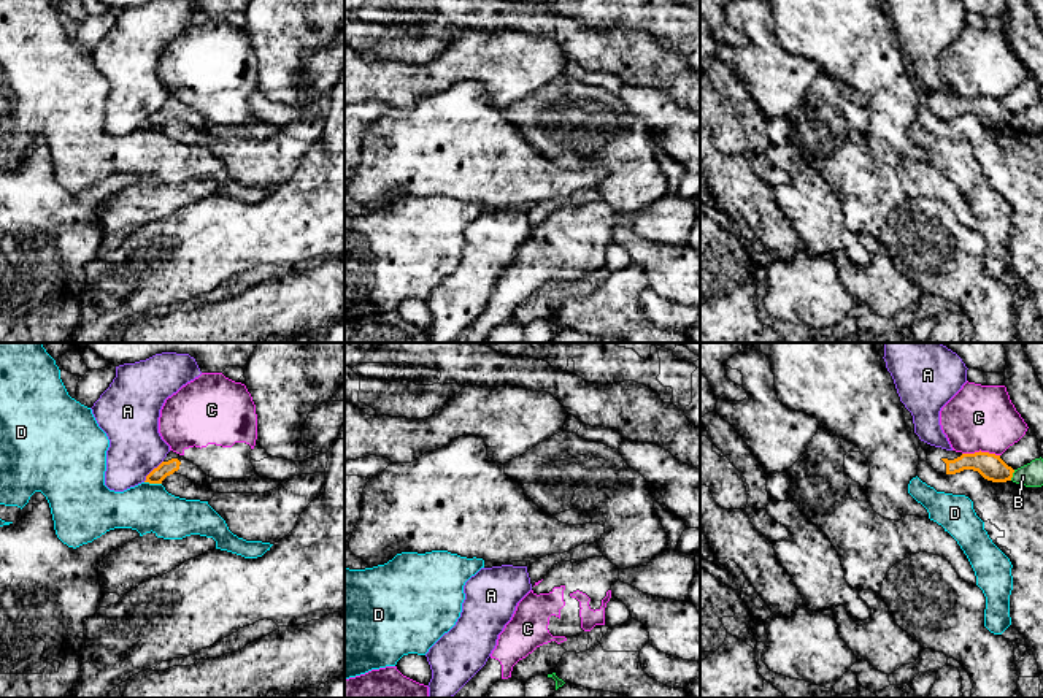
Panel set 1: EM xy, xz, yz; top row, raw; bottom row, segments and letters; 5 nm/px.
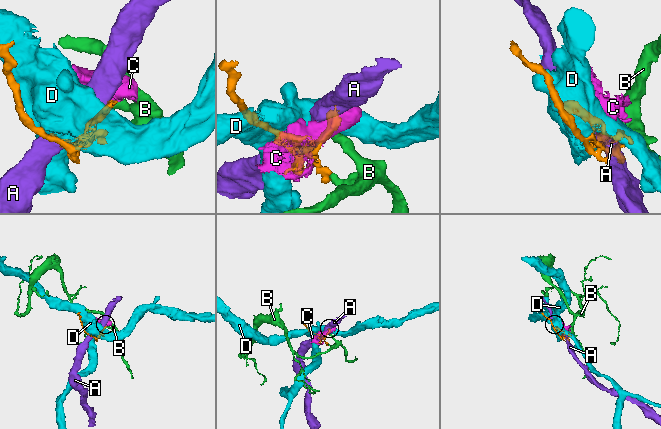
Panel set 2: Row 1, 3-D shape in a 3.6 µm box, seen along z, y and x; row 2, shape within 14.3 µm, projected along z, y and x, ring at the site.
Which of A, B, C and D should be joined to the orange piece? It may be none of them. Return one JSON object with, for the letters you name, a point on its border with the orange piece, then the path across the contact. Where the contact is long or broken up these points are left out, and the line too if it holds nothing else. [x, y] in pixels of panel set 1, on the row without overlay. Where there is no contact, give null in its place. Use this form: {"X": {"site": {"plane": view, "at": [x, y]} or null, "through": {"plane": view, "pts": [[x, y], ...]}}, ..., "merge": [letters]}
{"merge": []}

